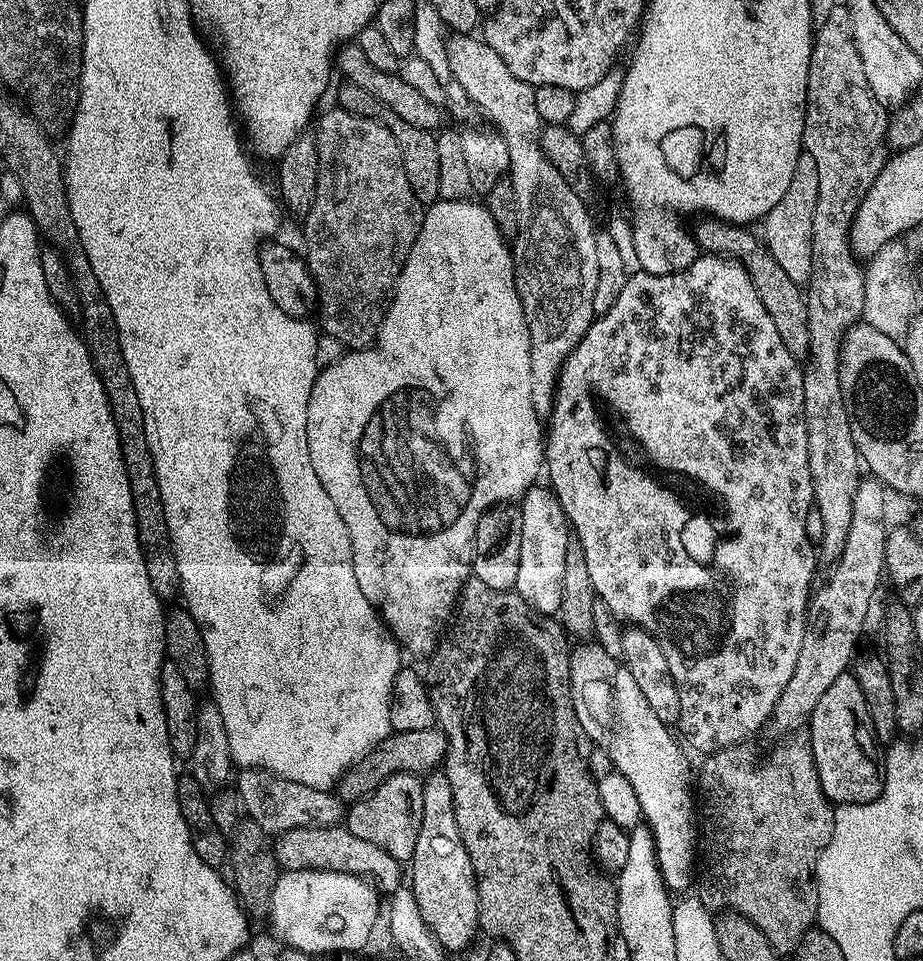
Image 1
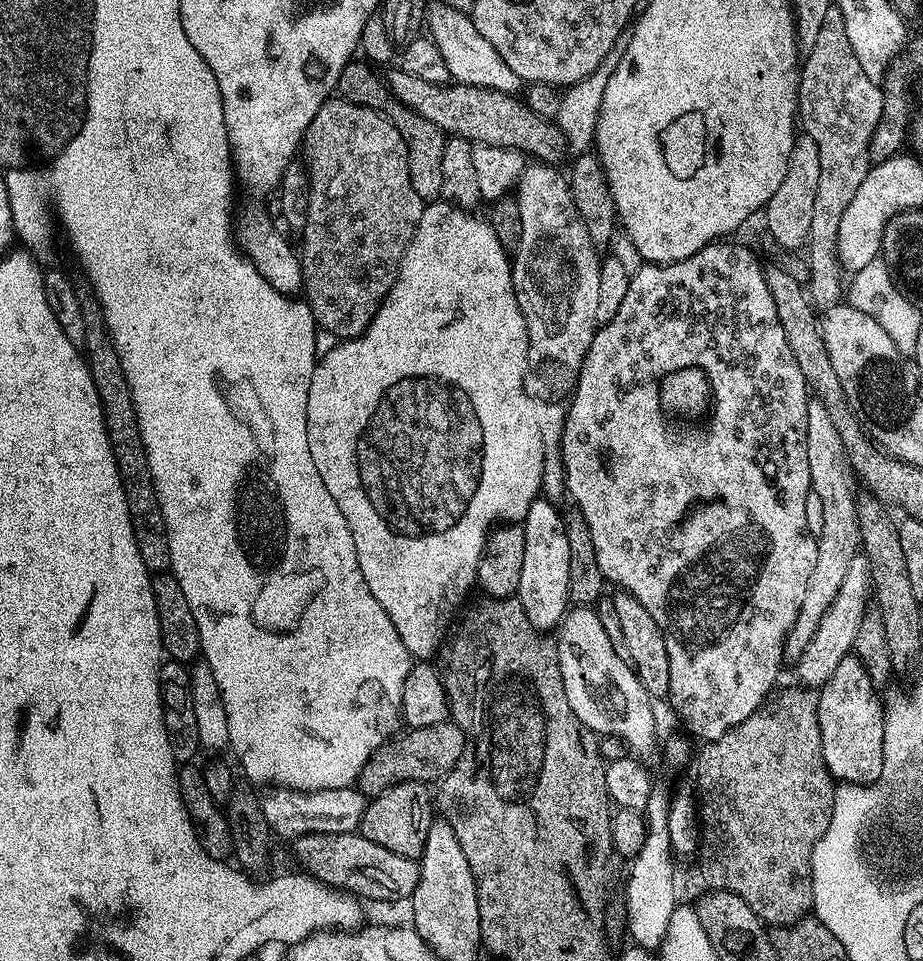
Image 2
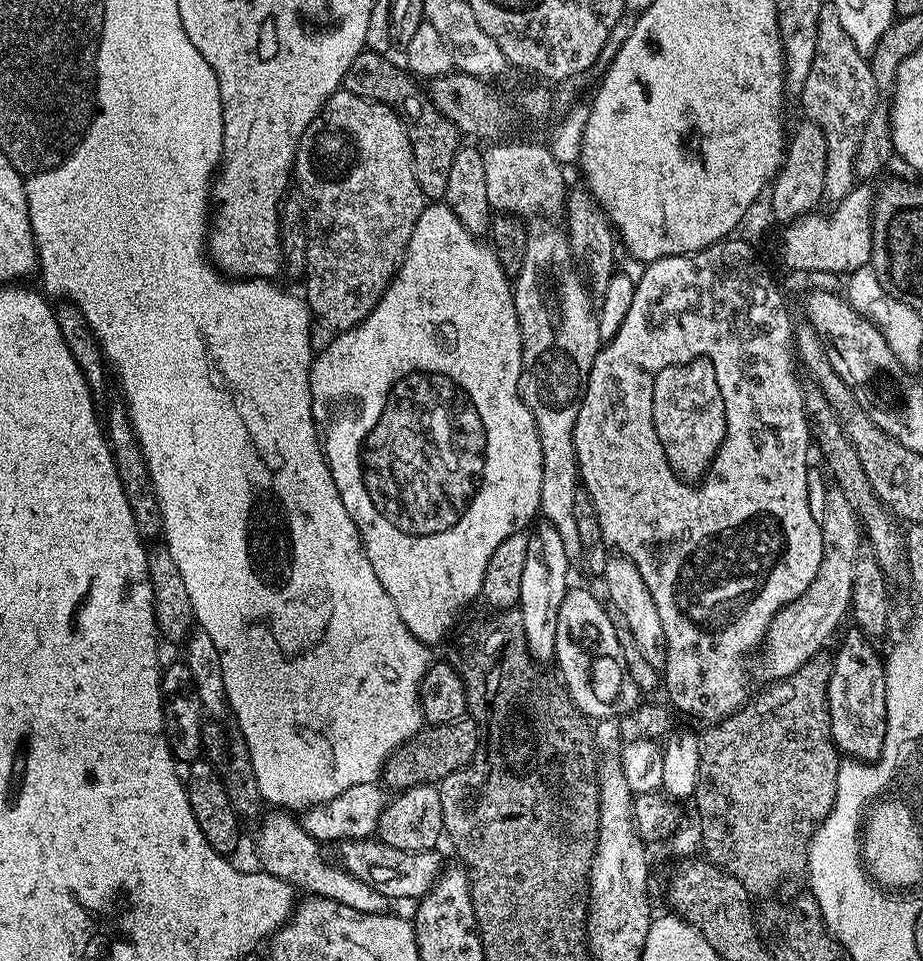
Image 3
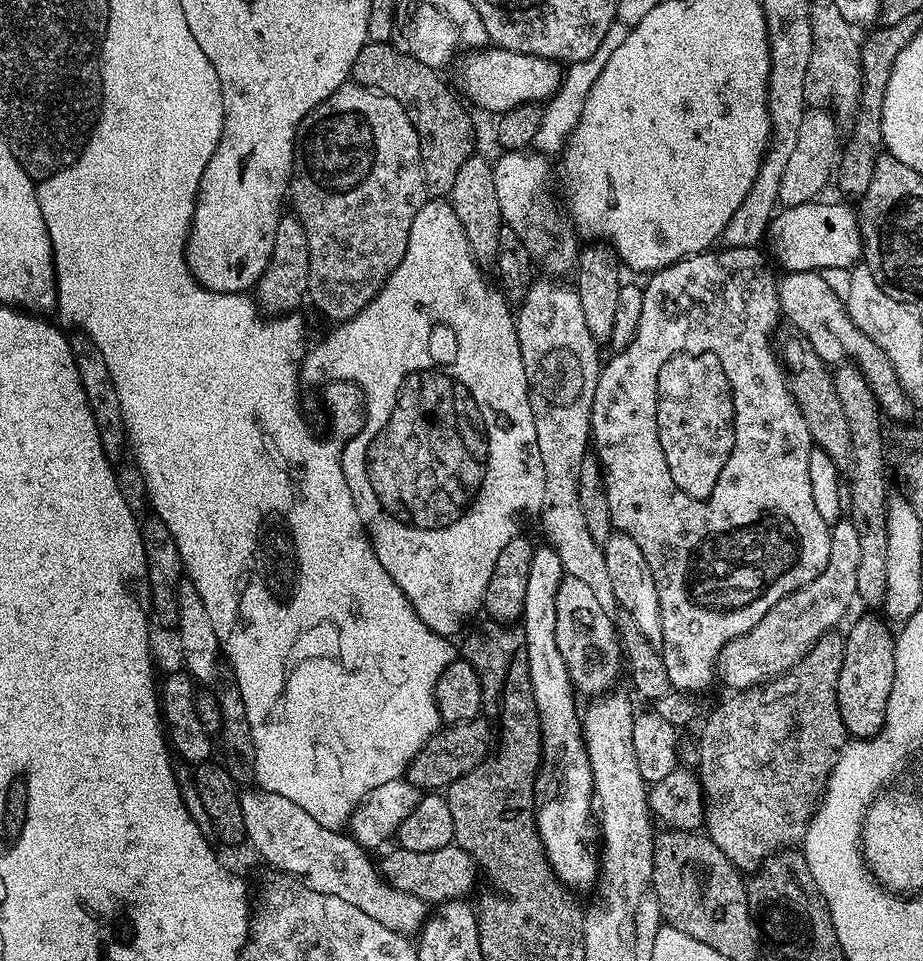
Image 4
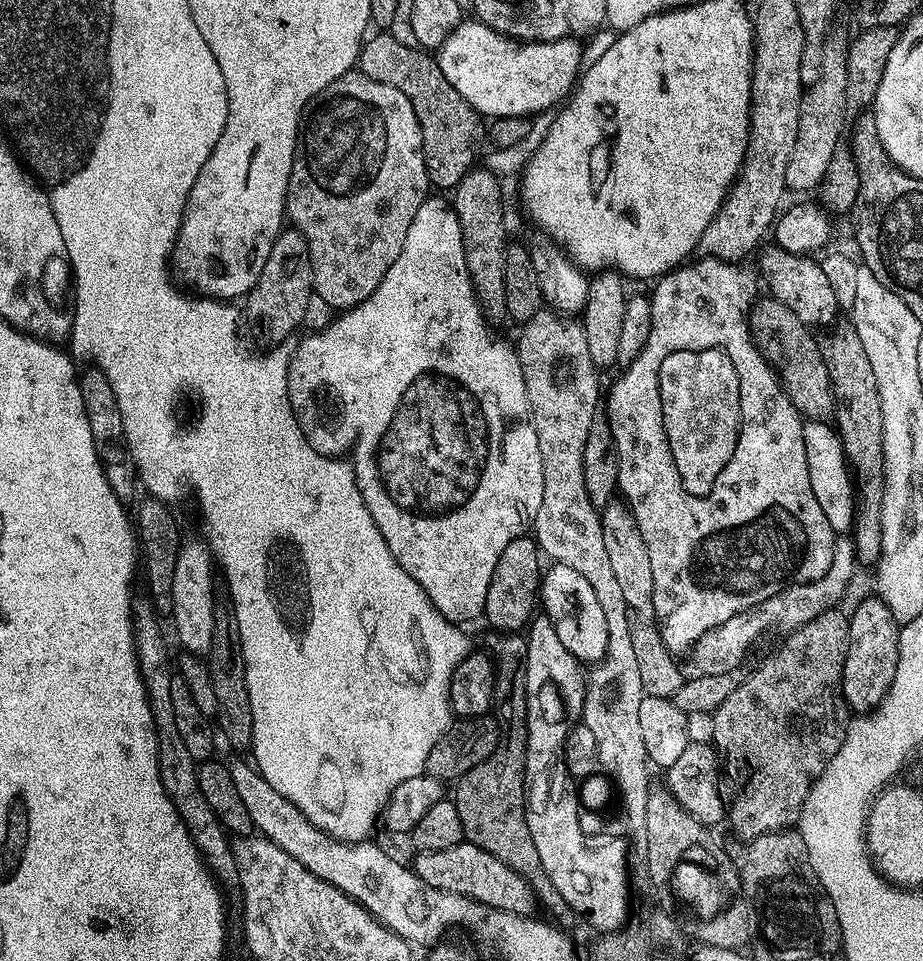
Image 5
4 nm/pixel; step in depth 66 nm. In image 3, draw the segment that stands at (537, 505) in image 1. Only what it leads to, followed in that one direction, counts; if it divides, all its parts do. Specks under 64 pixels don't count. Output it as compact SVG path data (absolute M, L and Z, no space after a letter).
M537 523L528 537L518 607L522 614L522 630L526 630L526 646L538 662L552 662L556 658L558 610L562 610L562 598L566 598L570 587L568 564L570 557L566 554L566 546L562 546L562 534L550 523Z

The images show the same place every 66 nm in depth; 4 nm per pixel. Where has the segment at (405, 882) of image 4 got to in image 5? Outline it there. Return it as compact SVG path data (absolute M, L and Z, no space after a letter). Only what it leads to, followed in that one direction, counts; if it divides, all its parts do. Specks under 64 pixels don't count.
M461 842L454 846L446 846L446 850L421 852L415 857L414 871L423 882L429 883L438 890L450 894L468 896L479 903L488 904L500 911L531 917L538 908L538 901L532 885L519 876L506 862L502 862L492 852L482 850L476 844Z

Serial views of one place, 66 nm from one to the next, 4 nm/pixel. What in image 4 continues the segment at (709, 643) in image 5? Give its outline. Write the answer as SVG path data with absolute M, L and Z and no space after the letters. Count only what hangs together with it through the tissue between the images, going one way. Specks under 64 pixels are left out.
M848 518L835 521L831 525L831 529L830 558L826 562L826 570L822 570L822 574L818 574L818 578L814 578L814 582L794 590L786 598L779 600L749 632L726 642L726 646L720 652L720 657L716 659L716 671L719 679L721 681L724 679L728 690L754 688L761 682L767 682L779 676L781 672L788 671L811 650L818 638L837 627L836 623L847 614L852 600L854 604L857 599L856 587L858 586L858 530L854 530L851 519Z

